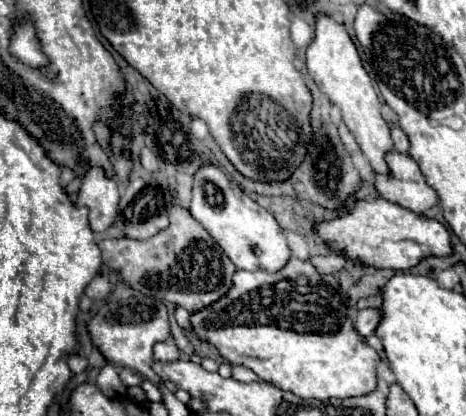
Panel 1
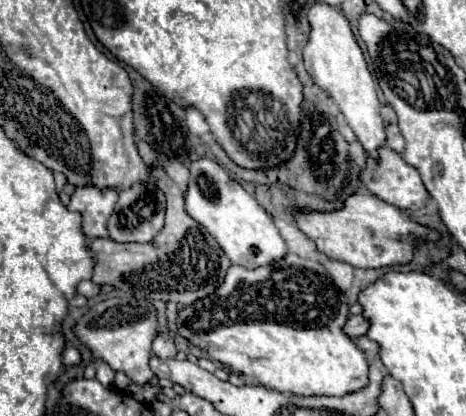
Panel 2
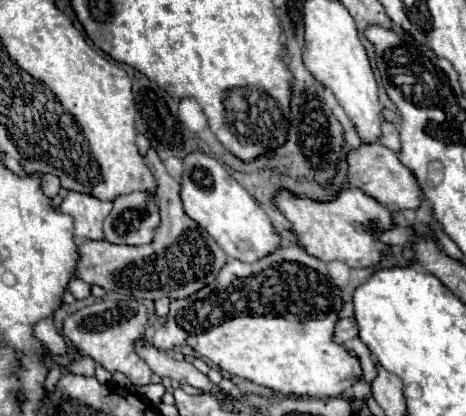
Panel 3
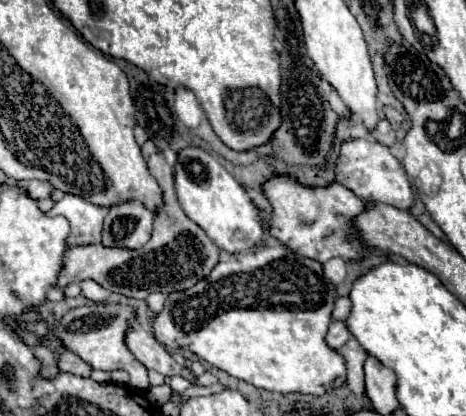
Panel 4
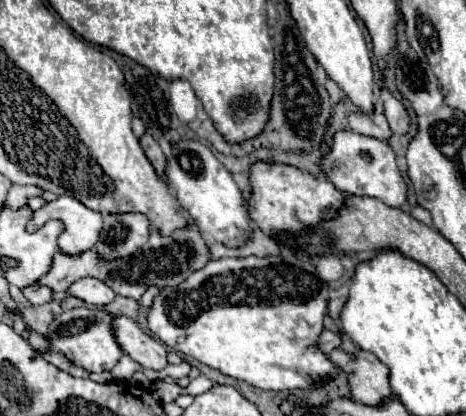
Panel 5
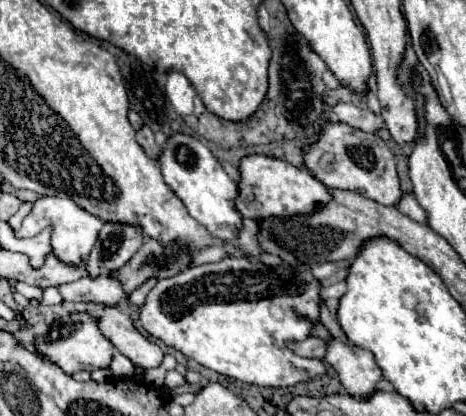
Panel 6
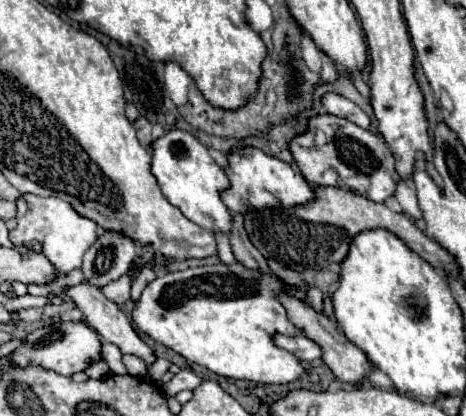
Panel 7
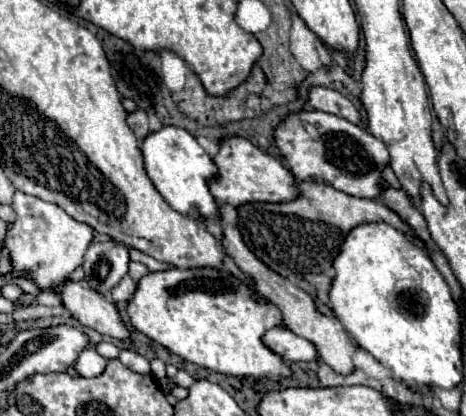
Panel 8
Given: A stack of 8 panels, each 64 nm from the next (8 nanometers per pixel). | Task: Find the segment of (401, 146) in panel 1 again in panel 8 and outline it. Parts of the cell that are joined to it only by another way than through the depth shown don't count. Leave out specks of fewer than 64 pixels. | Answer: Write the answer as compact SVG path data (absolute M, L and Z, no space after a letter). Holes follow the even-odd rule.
M310 86L308 88L308 104L316 110L336 114L336 116L342 116L354 124L360 124L360 114L352 106L352 102L348 98L340 96L340 92L332 92L330 88Z

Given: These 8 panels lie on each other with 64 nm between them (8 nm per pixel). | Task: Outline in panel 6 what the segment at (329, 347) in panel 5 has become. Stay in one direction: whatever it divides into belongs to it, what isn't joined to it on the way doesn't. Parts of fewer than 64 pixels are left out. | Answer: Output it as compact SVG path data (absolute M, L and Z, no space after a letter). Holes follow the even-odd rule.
M308 336L306 340L302 342L288 342L288 348L298 354L298 356L304 356L304 358L318 358L322 360L324 354L326 354L326 344L324 340L316 338L316 336Z

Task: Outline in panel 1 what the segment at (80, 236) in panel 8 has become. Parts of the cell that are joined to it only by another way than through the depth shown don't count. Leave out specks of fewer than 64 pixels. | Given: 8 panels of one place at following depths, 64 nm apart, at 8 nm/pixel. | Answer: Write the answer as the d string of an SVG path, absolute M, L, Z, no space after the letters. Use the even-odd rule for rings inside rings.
M94 168L82 180L76 206L86 206L90 210L88 222L94 234L104 232L112 224L112 216L116 216L118 208L118 184L116 180L108 180L100 168Z

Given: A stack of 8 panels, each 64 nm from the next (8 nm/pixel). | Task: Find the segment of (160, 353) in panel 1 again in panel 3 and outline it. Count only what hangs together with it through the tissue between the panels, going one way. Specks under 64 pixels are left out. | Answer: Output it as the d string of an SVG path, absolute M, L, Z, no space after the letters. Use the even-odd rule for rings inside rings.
M280 246L256 262L228 260L208 286L188 298L172 300L168 318L154 334L152 344L160 350L172 350L174 346L188 344L200 358L210 360L220 370L284 396L330 398L346 392L362 374L358 358L350 356L344 346L332 342L334 324L338 320L336 310L340 310L340 306L340 290L330 282L326 264L308 256L298 246Z

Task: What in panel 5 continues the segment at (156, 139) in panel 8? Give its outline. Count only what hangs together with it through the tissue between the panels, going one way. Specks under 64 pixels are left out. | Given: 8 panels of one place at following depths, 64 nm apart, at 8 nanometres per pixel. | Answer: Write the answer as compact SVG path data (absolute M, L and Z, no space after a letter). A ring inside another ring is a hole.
M178 140L172 144L172 156L168 158L166 178L176 192L182 208L196 220L204 240L208 244L222 242L226 246L242 246L252 236L252 222L244 208L242 190L232 180L230 172L216 160L208 146L198 140Z

